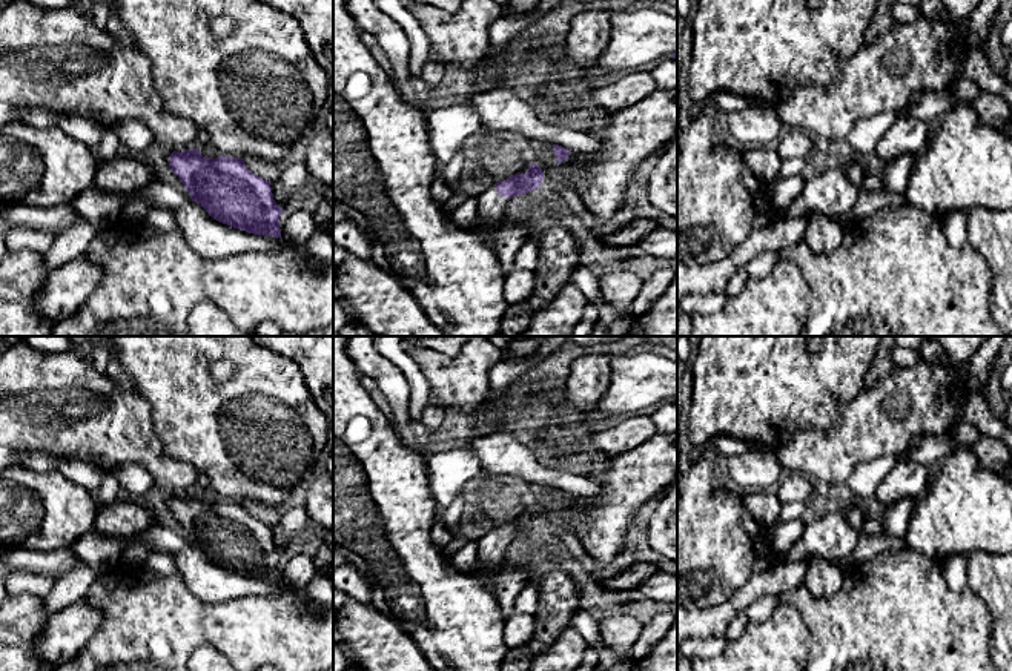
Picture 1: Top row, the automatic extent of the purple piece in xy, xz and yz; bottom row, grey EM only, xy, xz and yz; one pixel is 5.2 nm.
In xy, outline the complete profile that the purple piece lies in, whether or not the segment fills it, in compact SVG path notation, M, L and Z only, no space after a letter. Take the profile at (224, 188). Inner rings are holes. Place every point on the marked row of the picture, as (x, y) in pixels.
M198 149L174 150L172 172L181 180L192 201L213 220L253 235L281 238L279 207L270 181L250 172L243 158L206 158Z

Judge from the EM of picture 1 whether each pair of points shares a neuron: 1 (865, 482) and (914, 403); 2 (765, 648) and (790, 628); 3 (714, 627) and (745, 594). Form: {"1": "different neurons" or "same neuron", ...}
{"1": "different neurons", "2": "same neuron", "3": "same neuron"}

